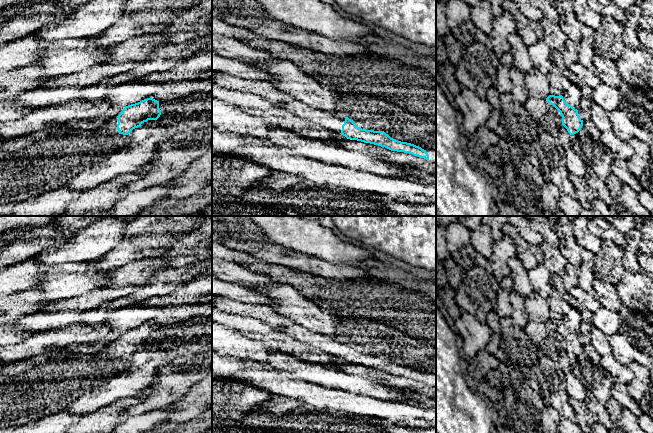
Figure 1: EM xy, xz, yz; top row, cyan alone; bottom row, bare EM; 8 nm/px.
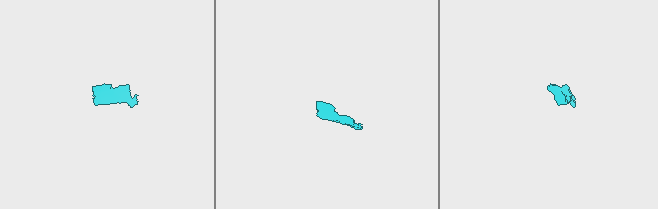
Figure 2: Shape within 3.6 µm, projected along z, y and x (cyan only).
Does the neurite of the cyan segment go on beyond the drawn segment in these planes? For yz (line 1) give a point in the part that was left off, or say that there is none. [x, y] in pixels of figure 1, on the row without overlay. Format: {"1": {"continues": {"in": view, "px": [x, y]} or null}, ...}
{"1": {"continues": null}}

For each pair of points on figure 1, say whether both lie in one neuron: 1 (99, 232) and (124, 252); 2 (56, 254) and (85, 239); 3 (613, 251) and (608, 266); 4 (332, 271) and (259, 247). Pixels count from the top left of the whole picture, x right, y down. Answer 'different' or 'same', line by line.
1: different
2: same
3: same
4: same

